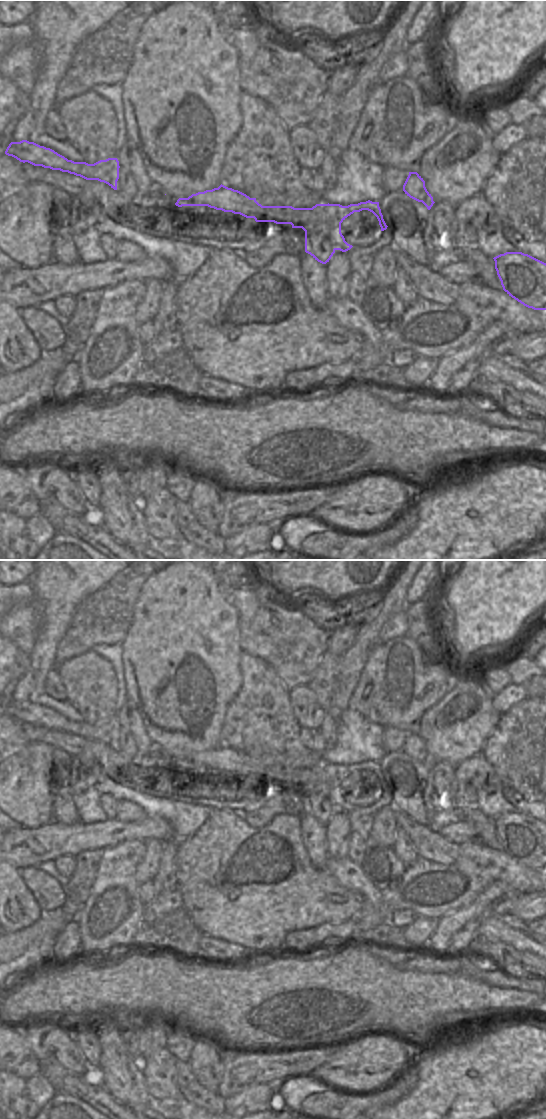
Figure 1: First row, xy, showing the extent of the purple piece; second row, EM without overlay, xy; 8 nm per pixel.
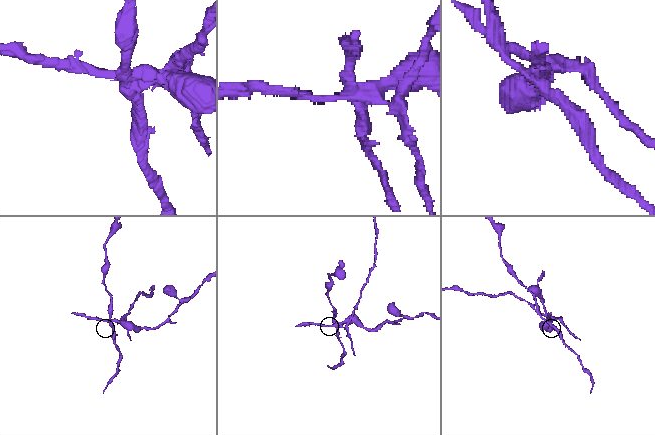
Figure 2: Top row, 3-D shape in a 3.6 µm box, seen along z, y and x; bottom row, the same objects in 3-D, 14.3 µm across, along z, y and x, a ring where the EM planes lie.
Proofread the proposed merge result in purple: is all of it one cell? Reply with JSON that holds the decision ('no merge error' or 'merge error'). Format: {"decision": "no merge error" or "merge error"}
{"decision": "merge error"}

